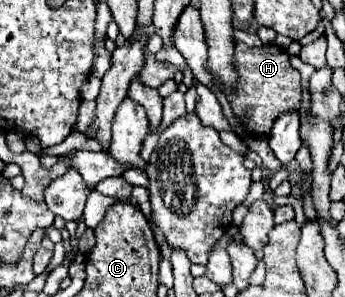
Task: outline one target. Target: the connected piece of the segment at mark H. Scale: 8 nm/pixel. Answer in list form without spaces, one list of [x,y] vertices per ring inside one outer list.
[[[235,43],[235,59],[239,67],[239,91],[231,95],[231,107],[235,115],[243,115],[249,107],[251,119],[245,119],[247,131],[251,135],[269,135],[271,123],[289,109],[299,109],[301,103],[301,83],[299,83],[299,71],[291,67],[289,53],[271,43],[263,47],[247,47],[245,43]]]

